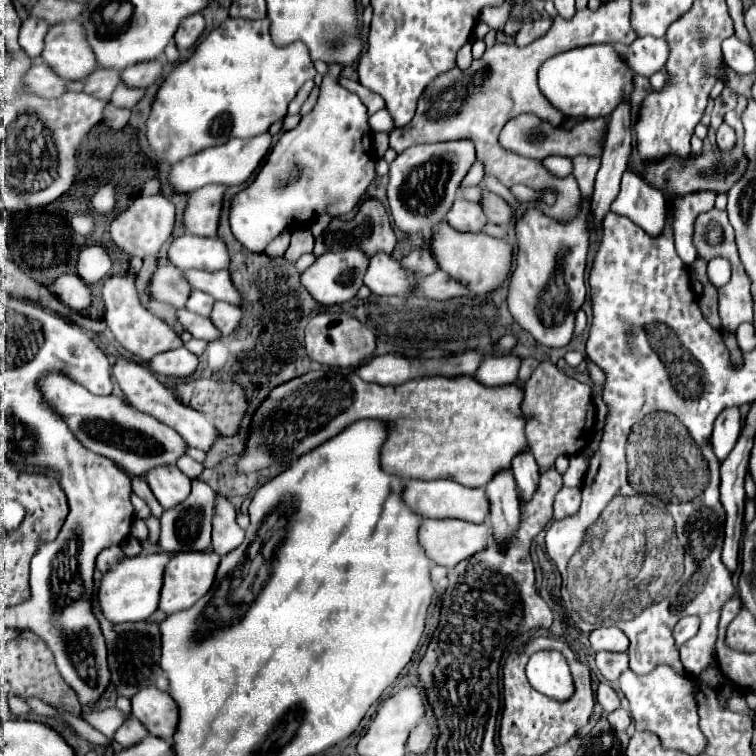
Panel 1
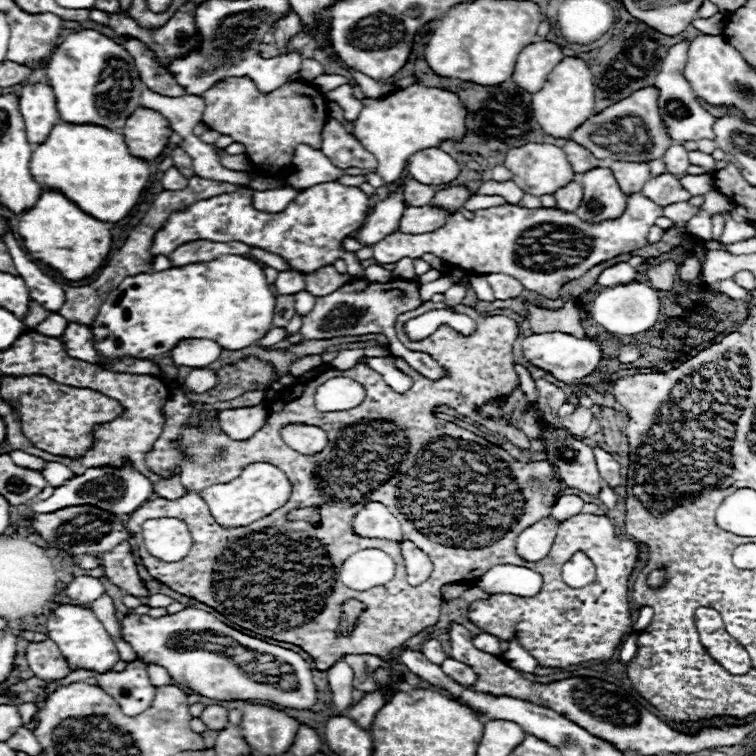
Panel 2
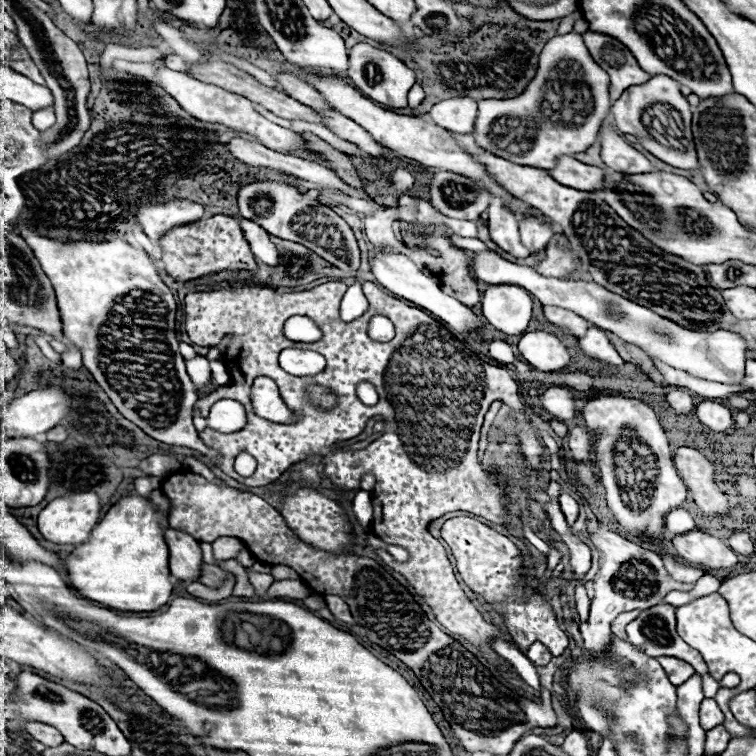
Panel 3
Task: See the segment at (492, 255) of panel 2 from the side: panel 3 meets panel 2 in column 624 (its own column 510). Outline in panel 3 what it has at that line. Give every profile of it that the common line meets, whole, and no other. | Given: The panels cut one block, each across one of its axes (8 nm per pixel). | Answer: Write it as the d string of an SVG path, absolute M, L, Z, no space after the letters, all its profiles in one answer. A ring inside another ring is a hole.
M494 198L490 208L488 208L488 228L490 228L490 238L506 252L510 252L516 258L524 258L524 254L530 254L528 248L520 242L518 234L518 220L514 212L504 206L500 198Z

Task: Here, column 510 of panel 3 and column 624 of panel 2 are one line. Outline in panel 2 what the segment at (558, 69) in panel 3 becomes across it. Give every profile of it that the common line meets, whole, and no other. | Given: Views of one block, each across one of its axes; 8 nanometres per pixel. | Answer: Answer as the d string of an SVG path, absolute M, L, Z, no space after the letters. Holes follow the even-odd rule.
M656 86L640 88L638 92L632 92L626 100L620 100L610 108L604 108L596 116L590 116L586 124L574 130L572 140L586 146L596 158L602 160L610 158L610 160L646 160L646 162L664 158L666 150L672 144L672 138L668 136L668 130L662 124L658 112Z

